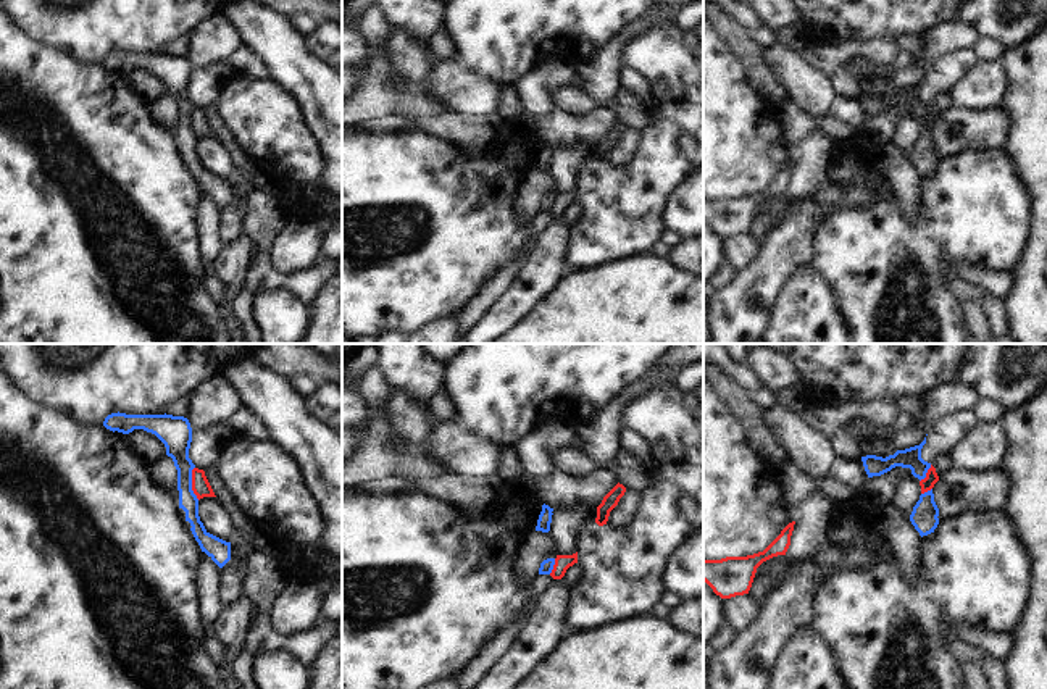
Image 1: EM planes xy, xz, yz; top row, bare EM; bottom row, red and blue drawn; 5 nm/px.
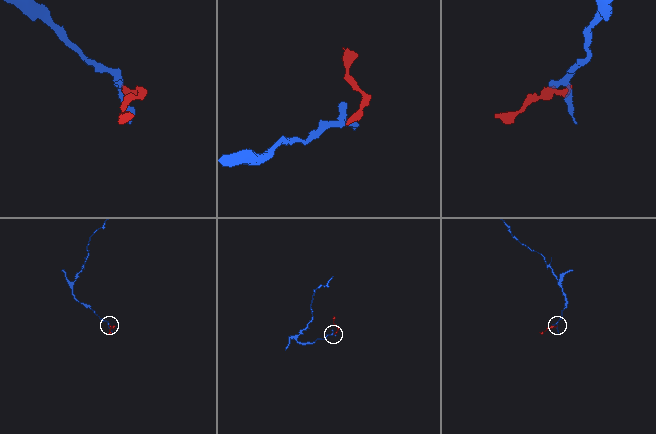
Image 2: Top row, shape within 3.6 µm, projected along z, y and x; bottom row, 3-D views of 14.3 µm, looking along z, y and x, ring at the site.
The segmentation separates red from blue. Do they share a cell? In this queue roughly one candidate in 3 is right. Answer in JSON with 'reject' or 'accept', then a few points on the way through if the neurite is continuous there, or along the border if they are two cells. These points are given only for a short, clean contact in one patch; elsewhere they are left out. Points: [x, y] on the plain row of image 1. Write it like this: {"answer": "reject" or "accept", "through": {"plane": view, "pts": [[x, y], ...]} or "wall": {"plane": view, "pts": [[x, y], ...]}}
{"answer": "reject", "wall": {"plane": "xy", "pts": [[194, 105], [192, 131], [199, 137]]}}

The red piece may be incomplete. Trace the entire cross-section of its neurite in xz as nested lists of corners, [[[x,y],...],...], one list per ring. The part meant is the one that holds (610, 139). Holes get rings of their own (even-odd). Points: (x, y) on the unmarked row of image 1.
[[[616,123],[602,139],[602,142],[597,145],[597,157],[595,161],[599,165],[607,163],[610,150],[618,144],[619,137],[624,134],[626,126],[623,123]]]

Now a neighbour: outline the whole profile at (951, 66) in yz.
[[[960,48],[945,53],[928,71],[926,82],[921,87],[921,97],[934,102],[934,97],[942,90],[952,90],[953,84],[974,65],[978,60],[973,48]]]

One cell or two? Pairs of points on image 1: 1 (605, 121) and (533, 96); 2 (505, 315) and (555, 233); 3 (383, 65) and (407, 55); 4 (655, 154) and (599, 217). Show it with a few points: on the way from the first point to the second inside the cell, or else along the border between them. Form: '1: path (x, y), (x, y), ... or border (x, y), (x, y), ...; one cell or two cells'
1: path (588, 125), (562, 125), (550, 113); one cell
2: path (526, 294), (549, 265), (552, 254); one cell
3: border (394, 29), (389, 39), (394, 83), (413, 92); two cells
4: path (646, 170), (615, 200); one cell

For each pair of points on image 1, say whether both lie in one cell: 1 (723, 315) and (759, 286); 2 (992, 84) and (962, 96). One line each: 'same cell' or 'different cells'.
1: same cell
2: same cell

